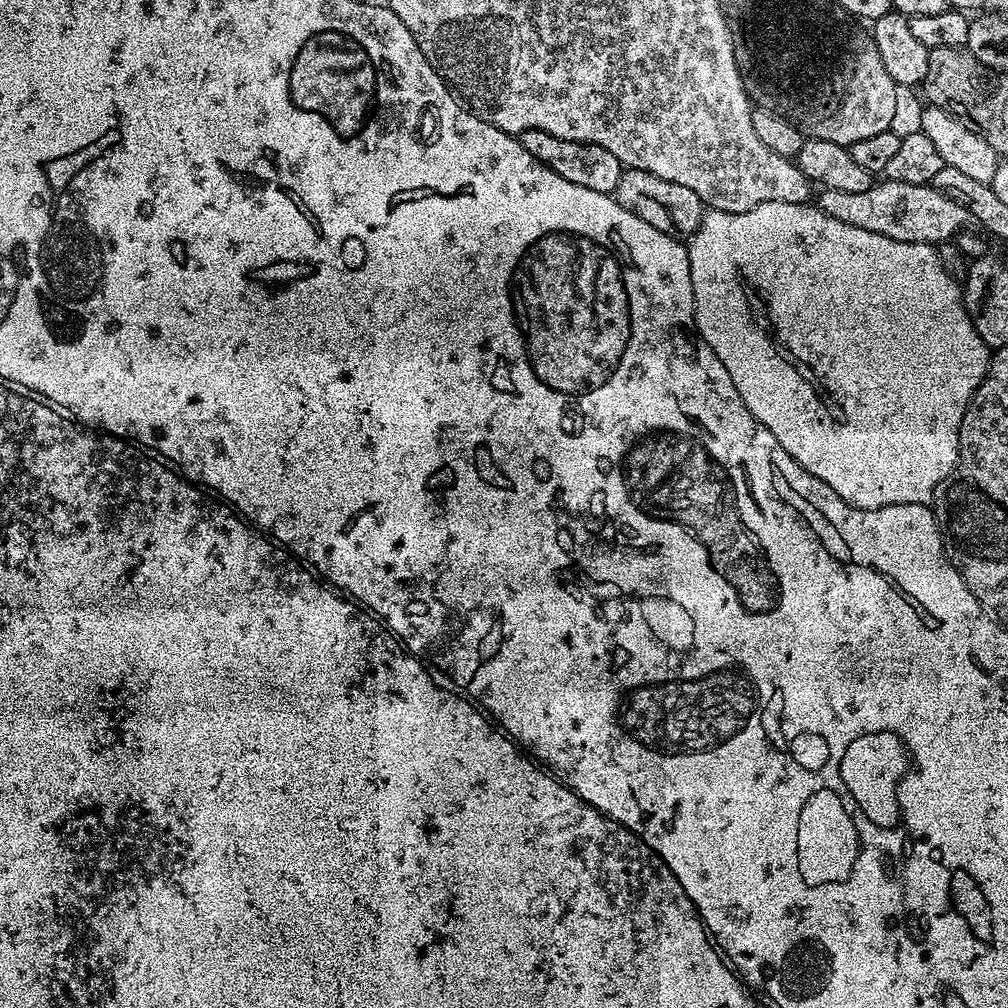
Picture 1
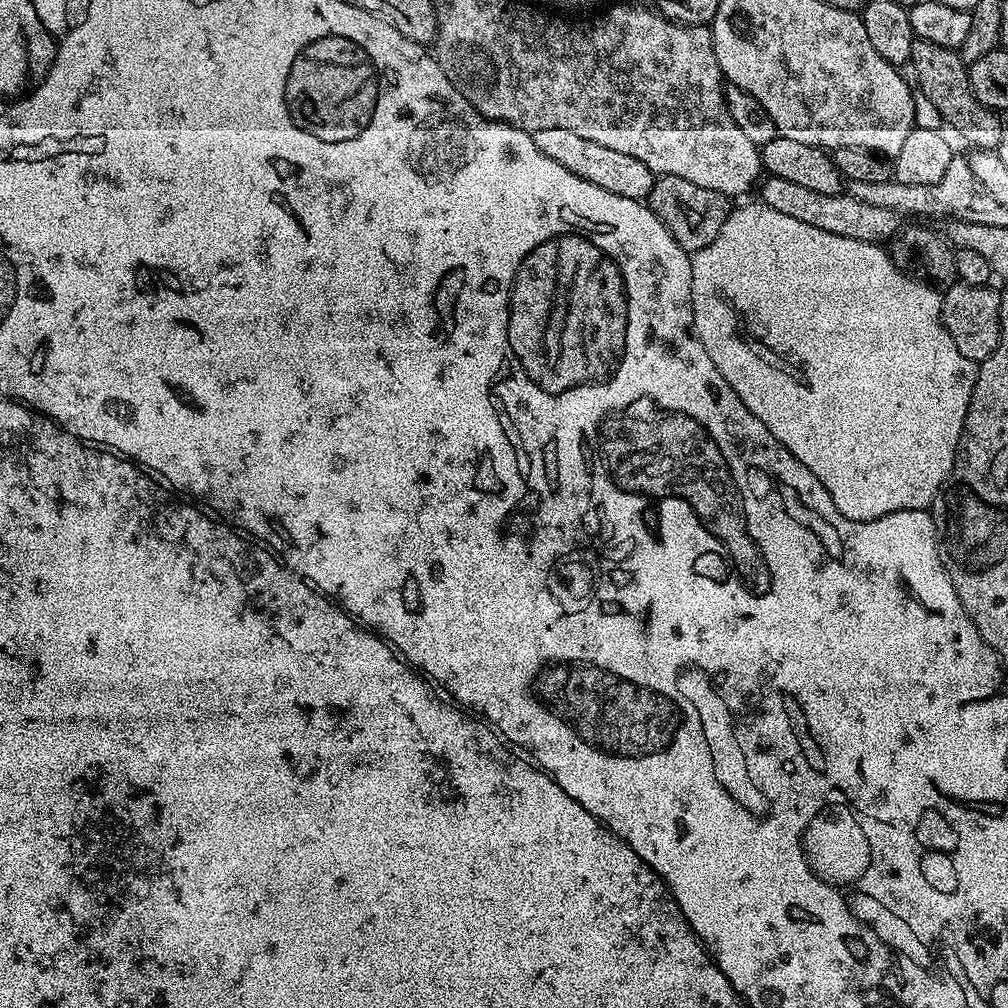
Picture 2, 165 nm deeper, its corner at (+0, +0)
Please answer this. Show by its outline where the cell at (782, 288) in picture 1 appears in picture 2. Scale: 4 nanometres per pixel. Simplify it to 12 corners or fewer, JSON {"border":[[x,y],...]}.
{"border":[[880,244],[691,253],[718,374],[846,518],[931,509],[977,361]]}

